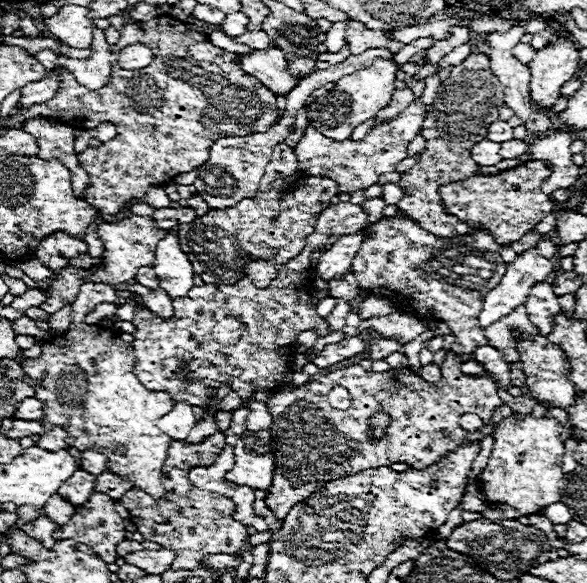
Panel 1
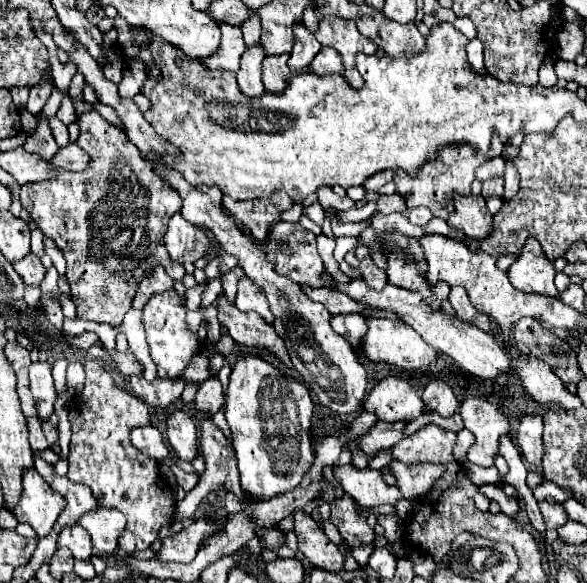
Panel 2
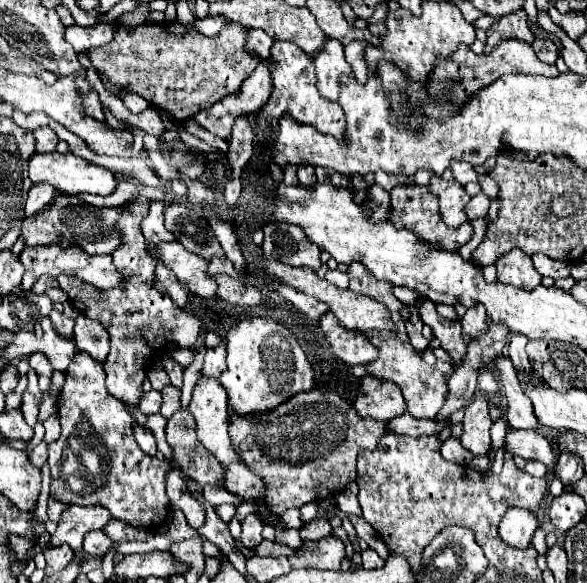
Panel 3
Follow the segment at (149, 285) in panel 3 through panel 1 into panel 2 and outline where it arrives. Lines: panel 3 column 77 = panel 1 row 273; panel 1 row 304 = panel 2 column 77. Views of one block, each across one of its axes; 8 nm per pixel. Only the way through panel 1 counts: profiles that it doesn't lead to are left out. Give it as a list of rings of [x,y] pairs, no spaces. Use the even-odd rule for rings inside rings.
[[[96,110],[80,114],[78,124],[78,146],[90,156],[88,170],[79,173],[63,172],[50,182],[34,182],[22,186],[20,198],[22,206],[28,208],[32,218],[36,220],[36,226],[56,242],[68,262],[66,278],[72,288],[76,314],[84,320],[120,326],[124,314],[130,310],[138,284],[150,274],[152,268],[156,268],[158,264],[164,265],[174,281],[182,281],[186,274],[183,265],[170,260],[164,246],[168,220],[178,210],[178,206],[182,206],[182,198],[160,174],[152,170],[148,162],[142,160],[140,152],[134,156],[134,146],[128,142],[126,134],[106,122]]]

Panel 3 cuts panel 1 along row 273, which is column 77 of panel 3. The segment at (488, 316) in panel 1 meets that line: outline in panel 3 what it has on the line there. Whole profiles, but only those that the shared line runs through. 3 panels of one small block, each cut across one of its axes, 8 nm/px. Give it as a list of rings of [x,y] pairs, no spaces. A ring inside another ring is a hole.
[[[68,506],[68,510],[60,516],[50,546],[68,544],[74,552],[78,552],[82,550],[84,536],[92,530],[102,530],[110,520],[110,512],[102,506]]]

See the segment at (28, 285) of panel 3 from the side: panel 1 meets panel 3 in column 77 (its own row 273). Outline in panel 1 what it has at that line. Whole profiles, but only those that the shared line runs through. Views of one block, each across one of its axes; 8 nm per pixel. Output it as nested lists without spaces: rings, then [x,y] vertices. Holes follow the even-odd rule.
[[[254,260],[246,266],[246,276],[254,282],[254,284],[264,284],[268,286],[274,276],[276,276],[276,266],[268,260]]]

